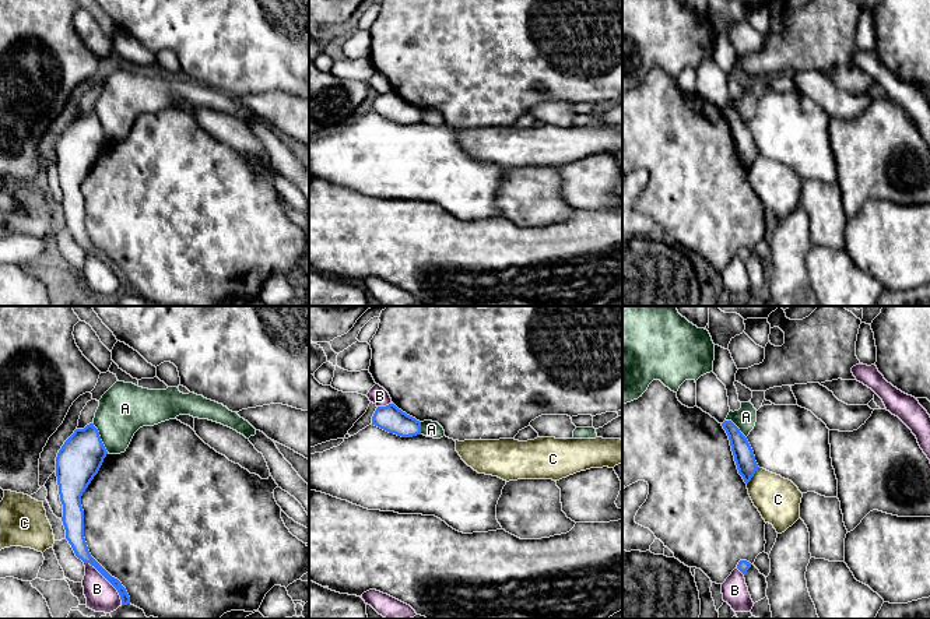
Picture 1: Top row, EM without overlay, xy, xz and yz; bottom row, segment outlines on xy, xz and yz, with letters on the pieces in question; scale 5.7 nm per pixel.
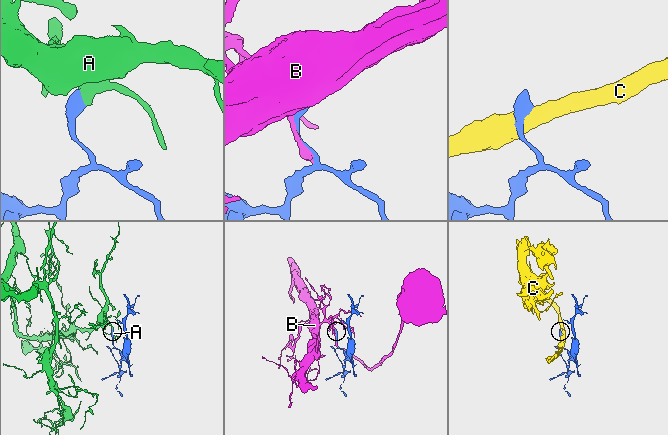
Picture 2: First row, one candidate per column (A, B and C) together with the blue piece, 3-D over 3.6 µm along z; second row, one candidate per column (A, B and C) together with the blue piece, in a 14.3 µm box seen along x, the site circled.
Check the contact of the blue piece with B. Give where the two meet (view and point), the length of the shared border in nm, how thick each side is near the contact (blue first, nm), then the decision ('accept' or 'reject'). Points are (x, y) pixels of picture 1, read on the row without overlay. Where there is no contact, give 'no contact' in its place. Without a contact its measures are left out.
contact xy (108, 267); length 340 nm; calibres 90 and 180 nm; reject

